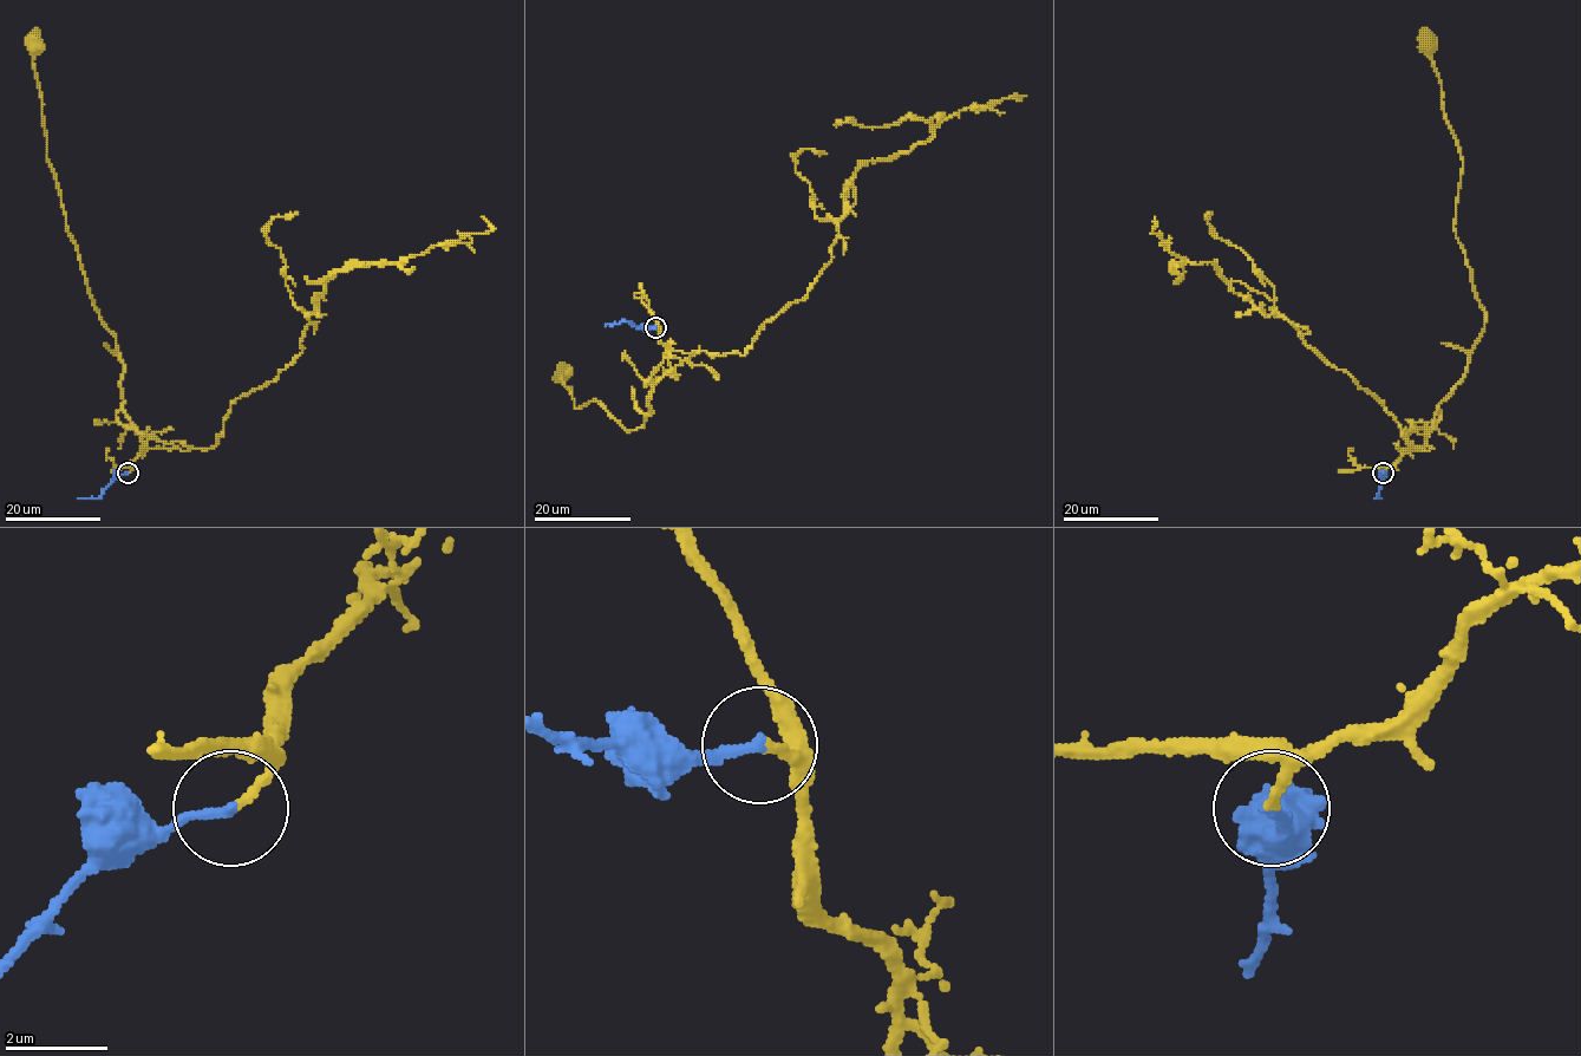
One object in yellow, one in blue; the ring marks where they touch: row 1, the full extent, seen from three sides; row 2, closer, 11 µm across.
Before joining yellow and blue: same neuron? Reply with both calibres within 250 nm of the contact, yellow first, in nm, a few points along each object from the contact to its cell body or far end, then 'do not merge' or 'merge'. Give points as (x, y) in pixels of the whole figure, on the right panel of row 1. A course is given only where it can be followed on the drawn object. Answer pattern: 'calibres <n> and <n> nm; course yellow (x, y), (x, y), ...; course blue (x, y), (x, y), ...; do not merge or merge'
calibres 180 and 180 nm; course yellow (1383, 473), (1425, 445), (1439, 403), (1463, 376), (1484, 323), (1454, 230), (1462, 167), (1429, 41); course blue (1382, 473), (1376, 499), (1380, 497); merge

